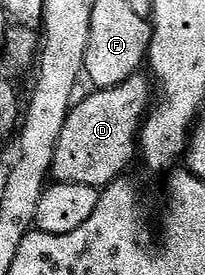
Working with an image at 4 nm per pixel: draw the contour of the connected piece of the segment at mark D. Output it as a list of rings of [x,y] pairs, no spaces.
[[[140,73],[116,87],[92,90],[92,95],[80,98],[72,106],[51,166],[51,175],[58,182],[102,189],[126,172],[123,170],[130,165],[131,158],[136,158],[141,124],[153,103],[146,78],[146,74]]]

